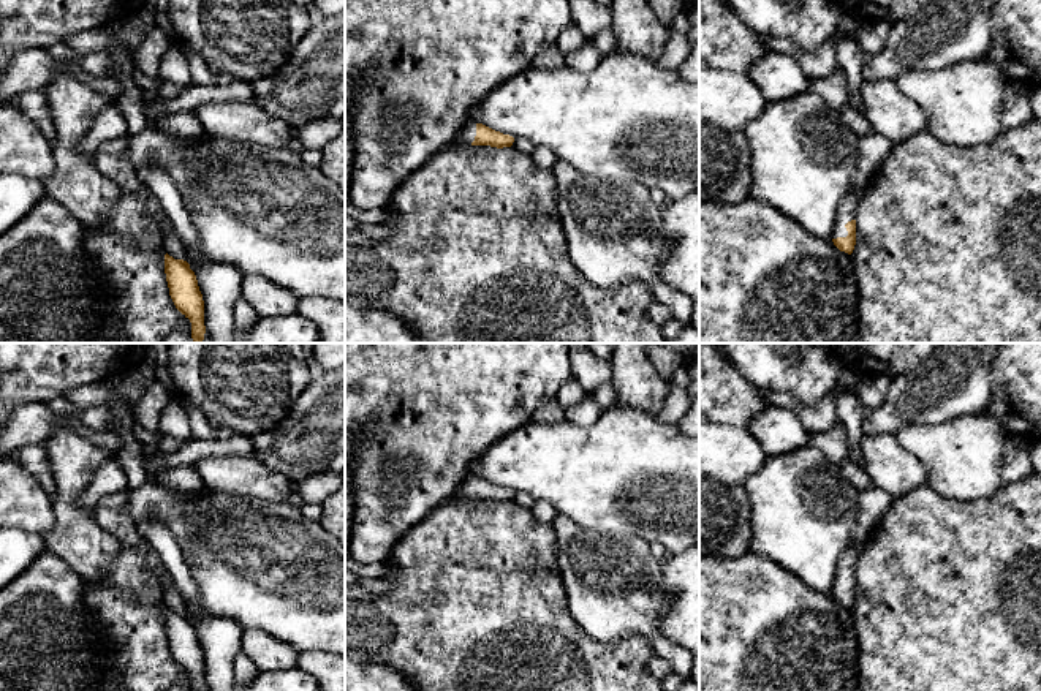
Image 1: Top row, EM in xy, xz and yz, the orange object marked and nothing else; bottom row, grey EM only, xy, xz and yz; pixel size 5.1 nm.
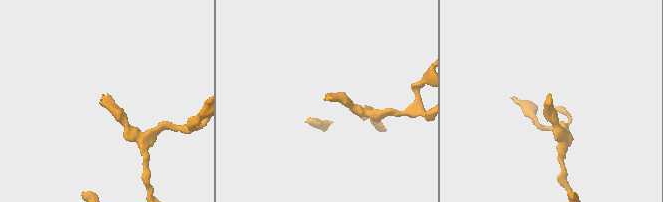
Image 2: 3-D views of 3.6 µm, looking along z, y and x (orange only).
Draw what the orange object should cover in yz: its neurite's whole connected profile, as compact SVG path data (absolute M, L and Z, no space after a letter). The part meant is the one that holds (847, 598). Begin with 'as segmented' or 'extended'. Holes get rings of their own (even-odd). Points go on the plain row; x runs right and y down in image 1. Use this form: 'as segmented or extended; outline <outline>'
extended; outline M850 544L840 555L835 583L832 588L834 599L848 609L853 607L856 599L856 563L862 550L861 544Z

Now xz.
extended; outline M473 474L467 476L465 481L459 485L454 497L471 498L471 500L490 500L497 503L511 501L514 492L495 485L483 478Z

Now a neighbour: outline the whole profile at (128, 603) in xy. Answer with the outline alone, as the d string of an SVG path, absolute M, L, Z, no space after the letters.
M122 546L104 577L87 582L84 599L114 648L108 656L103 691L166 691L185 675L185 669L176 663L169 650L163 580L147 566L144 550Z

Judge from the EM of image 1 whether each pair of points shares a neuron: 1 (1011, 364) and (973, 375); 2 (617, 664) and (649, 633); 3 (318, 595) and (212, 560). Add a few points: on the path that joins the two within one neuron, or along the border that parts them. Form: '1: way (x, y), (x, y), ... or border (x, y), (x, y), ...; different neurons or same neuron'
1: border (995, 359), (991, 369), (991, 399), (986, 407); different neurons
2: border (606, 642), (616, 638), (643, 638), (654, 653); different neurons
3: way (291, 579), (258, 562), (239, 560); same neuron

